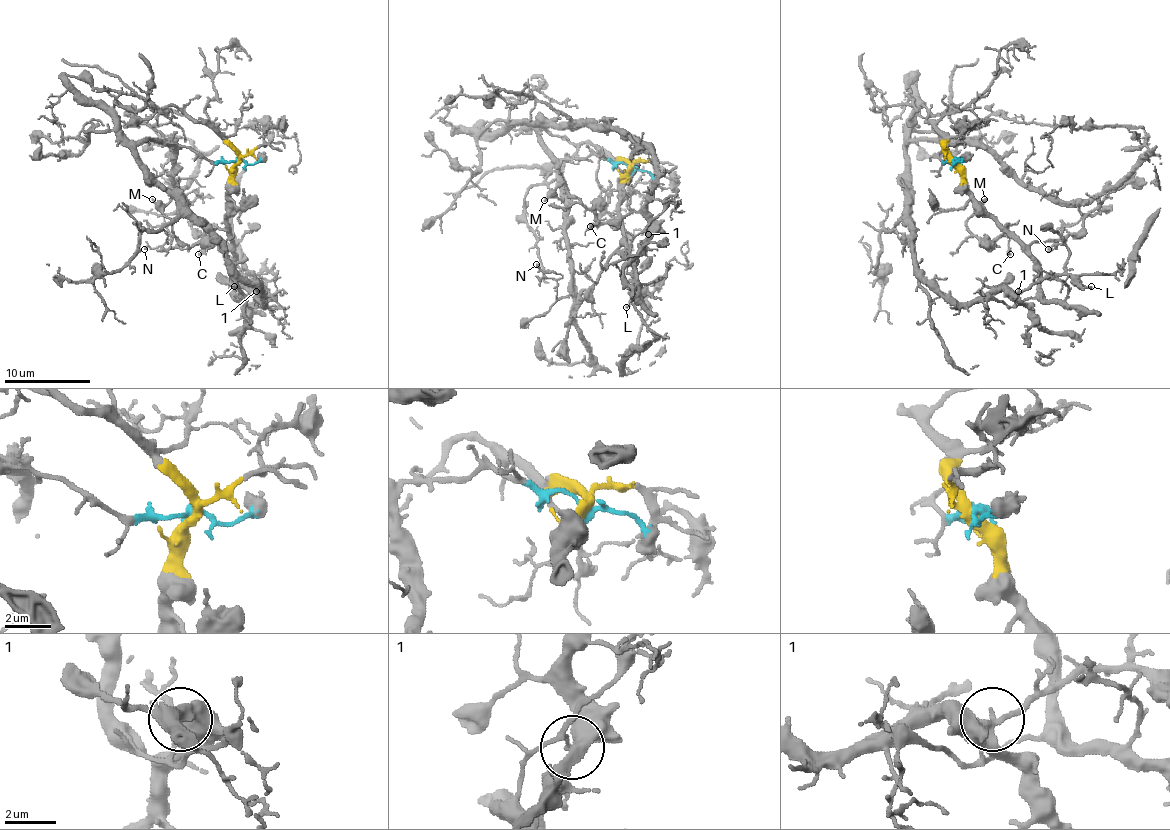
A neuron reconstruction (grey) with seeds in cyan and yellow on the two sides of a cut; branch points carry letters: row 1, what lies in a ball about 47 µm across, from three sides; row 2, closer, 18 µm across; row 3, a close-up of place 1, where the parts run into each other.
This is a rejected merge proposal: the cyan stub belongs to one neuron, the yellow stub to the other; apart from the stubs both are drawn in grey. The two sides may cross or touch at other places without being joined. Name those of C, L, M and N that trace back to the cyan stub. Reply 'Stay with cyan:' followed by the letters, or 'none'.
Stay with cyan: L, N

